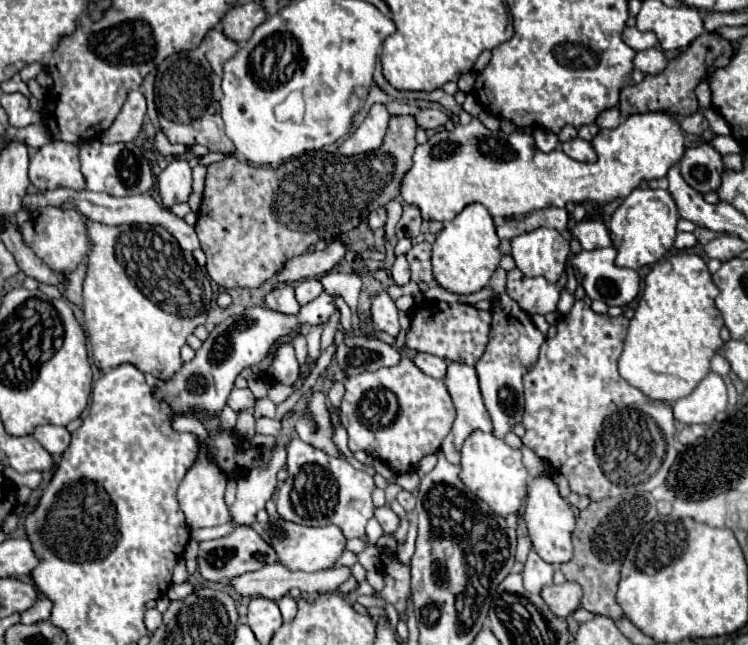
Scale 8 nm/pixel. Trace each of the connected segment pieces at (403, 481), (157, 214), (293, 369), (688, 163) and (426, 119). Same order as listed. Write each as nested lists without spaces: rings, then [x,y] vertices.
[[[415,471],[397,475],[397,485],[401,485],[401,489],[405,489],[405,491],[409,491],[409,493],[417,489],[419,482],[420,478]]]
[[[55,189],[55,191],[43,191],[37,195],[25,195],[23,205],[27,209],[33,209],[33,205],[63,205],[71,201],[75,205],[75,209],[85,215],[91,221],[99,221],[105,225],[123,225],[123,223],[149,223],[149,225],[161,225],[165,229],[169,229],[173,233],[173,237],[177,237],[181,249],[185,251],[195,251],[199,249],[199,239],[195,235],[195,229],[191,225],[187,225],[183,219],[179,219],[177,215],[173,215],[169,209],[165,209],[163,205],[155,203],[153,197],[149,195],[137,195],[137,197],[113,197],[107,193],[93,193],[93,191],[85,191],[85,193],[73,193],[73,189]]]
[[[281,343],[275,359],[271,363],[271,375],[275,377],[275,381],[283,383],[283,385],[293,385],[299,377],[299,363],[295,359],[295,351],[289,343]]]
[[[711,145],[689,147],[679,163],[683,179],[699,193],[717,191],[721,185],[721,173],[725,171],[723,157]]]
[[[423,109],[417,117],[417,125],[431,131],[431,129],[437,129],[441,125],[445,125],[449,121],[449,115],[443,113],[441,109]]]

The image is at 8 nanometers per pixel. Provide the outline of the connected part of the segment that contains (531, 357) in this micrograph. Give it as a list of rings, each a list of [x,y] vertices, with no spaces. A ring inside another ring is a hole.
[[[497,267],[489,285],[499,293],[499,299],[495,299],[495,303],[493,303],[493,317],[495,317],[495,313],[503,311],[503,307],[505,307],[507,325],[499,325],[493,321],[487,349],[485,349],[483,357],[479,359],[479,363],[475,365],[479,383],[481,383],[483,401],[493,419],[495,437],[505,437],[513,425],[521,423],[521,417],[523,417],[523,383],[521,383],[521,379],[531,369],[531,365],[537,361],[539,347],[545,341],[545,335],[537,331],[537,327],[531,323],[529,315],[505,293],[505,275],[507,275],[505,269]]]

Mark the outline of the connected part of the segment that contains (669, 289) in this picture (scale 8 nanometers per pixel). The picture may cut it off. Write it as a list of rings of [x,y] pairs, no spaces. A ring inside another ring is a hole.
[[[677,253],[657,261],[651,273],[645,277],[645,287],[641,291],[635,317],[631,319],[629,325],[625,349],[619,359],[621,377],[655,401],[677,401],[689,395],[699,385],[699,381],[709,373],[709,361],[723,345],[723,339],[719,335],[723,319],[719,309],[715,307],[717,295],[719,289],[713,283],[705,259],[701,259],[699,255]]]

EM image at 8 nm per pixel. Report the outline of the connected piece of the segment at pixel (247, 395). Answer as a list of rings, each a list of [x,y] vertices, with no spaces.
[[[233,389],[231,395],[229,395],[229,399],[227,399],[227,405],[229,405],[235,413],[239,413],[239,411],[249,409],[249,407],[255,405],[255,395],[253,395],[249,389]]]

